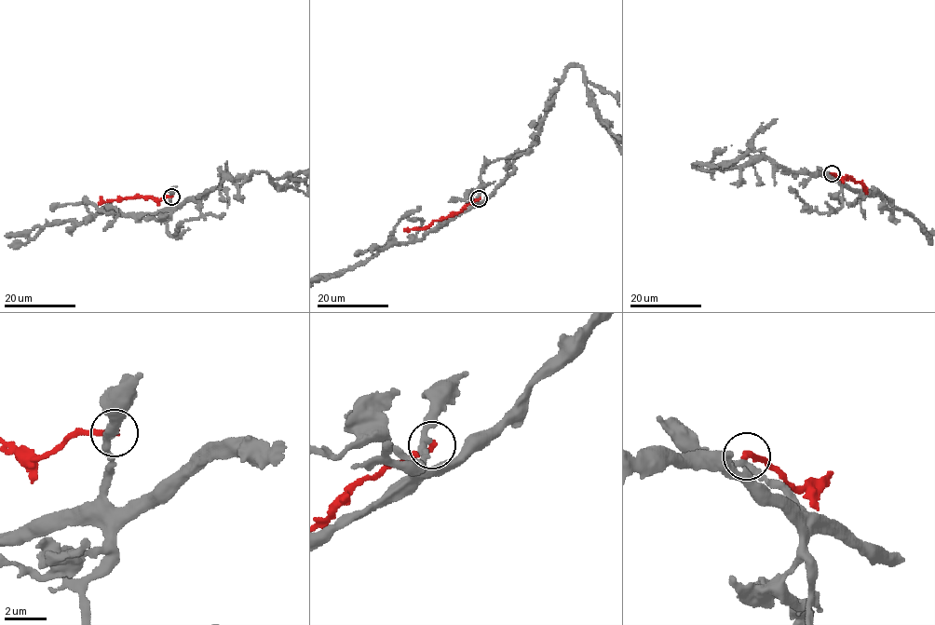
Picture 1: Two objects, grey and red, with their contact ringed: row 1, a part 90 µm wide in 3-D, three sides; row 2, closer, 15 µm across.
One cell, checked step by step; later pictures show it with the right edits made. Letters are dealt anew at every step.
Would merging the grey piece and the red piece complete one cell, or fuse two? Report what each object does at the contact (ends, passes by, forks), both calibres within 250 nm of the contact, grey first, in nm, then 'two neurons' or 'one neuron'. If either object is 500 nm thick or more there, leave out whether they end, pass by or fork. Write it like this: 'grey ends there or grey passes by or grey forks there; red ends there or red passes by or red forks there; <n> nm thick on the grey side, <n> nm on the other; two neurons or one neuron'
grey passes by; red ends there; 300 nm thick on the grey side, 260 nm on the other; two neurons

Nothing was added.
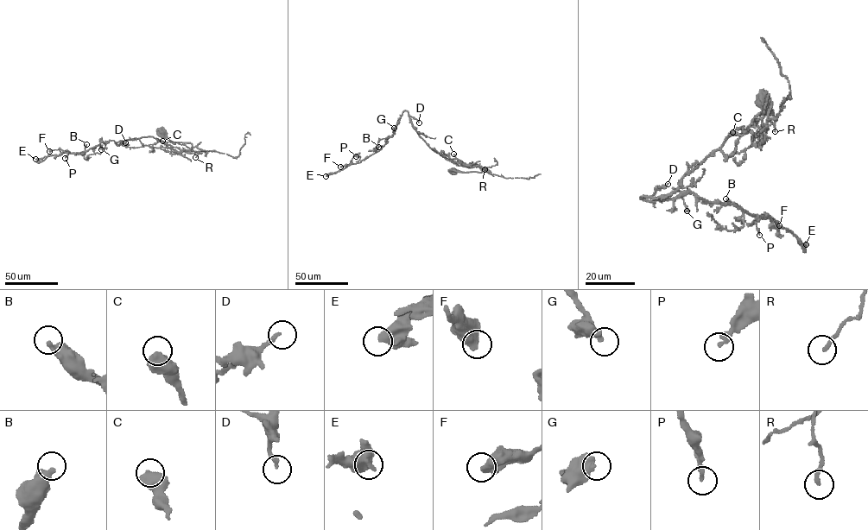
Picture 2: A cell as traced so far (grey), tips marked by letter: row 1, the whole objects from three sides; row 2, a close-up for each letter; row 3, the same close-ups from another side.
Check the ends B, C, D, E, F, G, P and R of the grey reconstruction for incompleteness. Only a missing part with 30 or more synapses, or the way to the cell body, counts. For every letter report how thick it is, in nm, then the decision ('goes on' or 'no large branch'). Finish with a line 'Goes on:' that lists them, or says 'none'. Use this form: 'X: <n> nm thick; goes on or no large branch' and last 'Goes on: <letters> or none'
B: 400 nm thick; no large branch
C: 600 nm thick; no large branch
D: 200 nm thick; no large branch
E: 600 nm thick; no large branch
F: 650 nm thick; no large branch
G: 480 nm thick; no large branch
P: 280 nm thick; no large branch
R: 190 nm thick; no large branch
Goes on: none

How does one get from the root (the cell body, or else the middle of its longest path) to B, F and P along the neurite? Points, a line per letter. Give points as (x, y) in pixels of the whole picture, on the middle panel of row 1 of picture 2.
B: (453, 171), (482, 171), (434, 151), (412, 126), (407, 110), (403, 111), (387, 142), (376, 152), (378, 147)
F: (453, 171), (482, 171), (434, 151), (405, 110), (393, 134), (379, 150), (359, 162), (340, 167)
P: (453, 171), (482, 171), (434, 151), (412, 126), (407, 110), (379, 150), (359, 162), (360, 156), (356, 156)

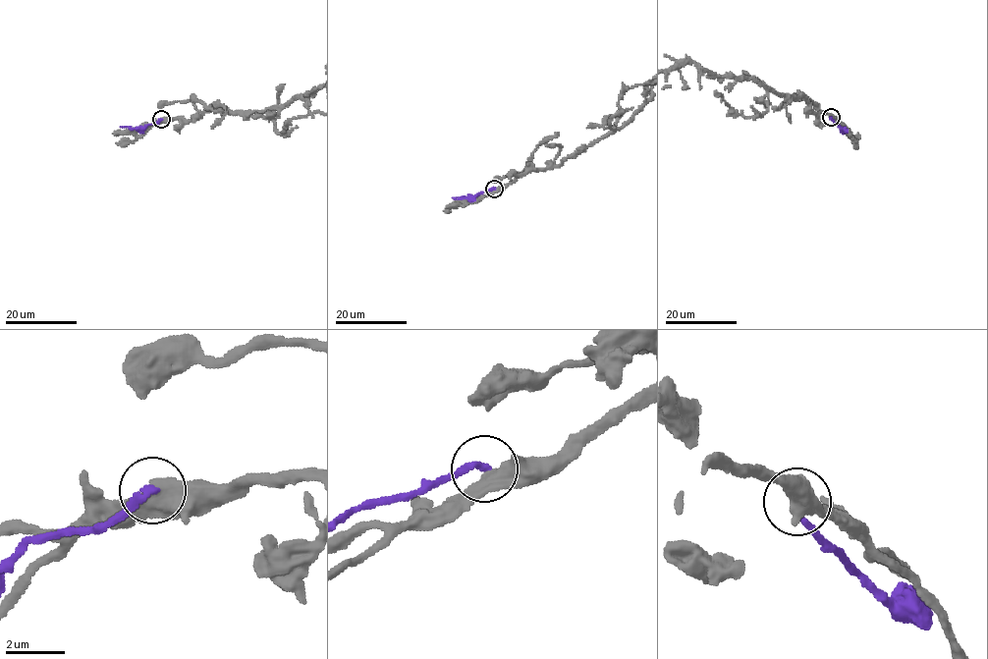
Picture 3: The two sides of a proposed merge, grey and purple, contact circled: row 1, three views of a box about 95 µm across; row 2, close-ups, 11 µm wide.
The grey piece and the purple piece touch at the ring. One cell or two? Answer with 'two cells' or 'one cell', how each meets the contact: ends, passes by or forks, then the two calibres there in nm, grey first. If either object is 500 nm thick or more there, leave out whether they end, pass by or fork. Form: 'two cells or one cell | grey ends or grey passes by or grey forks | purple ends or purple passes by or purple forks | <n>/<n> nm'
two cells | grey passes by | purple ends | 440/200 nm

